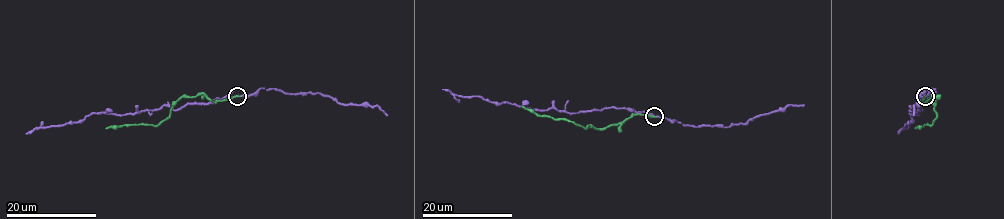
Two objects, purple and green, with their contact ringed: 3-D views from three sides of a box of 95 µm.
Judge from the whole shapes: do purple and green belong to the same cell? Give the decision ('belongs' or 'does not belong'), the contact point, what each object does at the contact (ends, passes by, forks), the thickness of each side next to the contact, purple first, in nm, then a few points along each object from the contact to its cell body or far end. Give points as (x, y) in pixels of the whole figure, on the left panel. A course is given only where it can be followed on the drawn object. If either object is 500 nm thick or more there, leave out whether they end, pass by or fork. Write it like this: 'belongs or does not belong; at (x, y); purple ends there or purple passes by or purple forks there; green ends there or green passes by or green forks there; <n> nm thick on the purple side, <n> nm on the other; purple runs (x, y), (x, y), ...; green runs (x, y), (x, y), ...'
does not belong; at (237, 96); purple passes by; green ends there; 170 nm thick on the purple side, 200 nm on the other; purple runs (237, 96), (187, 104), (179, 109), (163, 105), (123, 115), (91, 113), (78, 122), (36, 127), (26, 134); green runs (237, 96), (212, 102), (203, 94), (181, 97), (169, 116), (157, 125), (106, 128)

